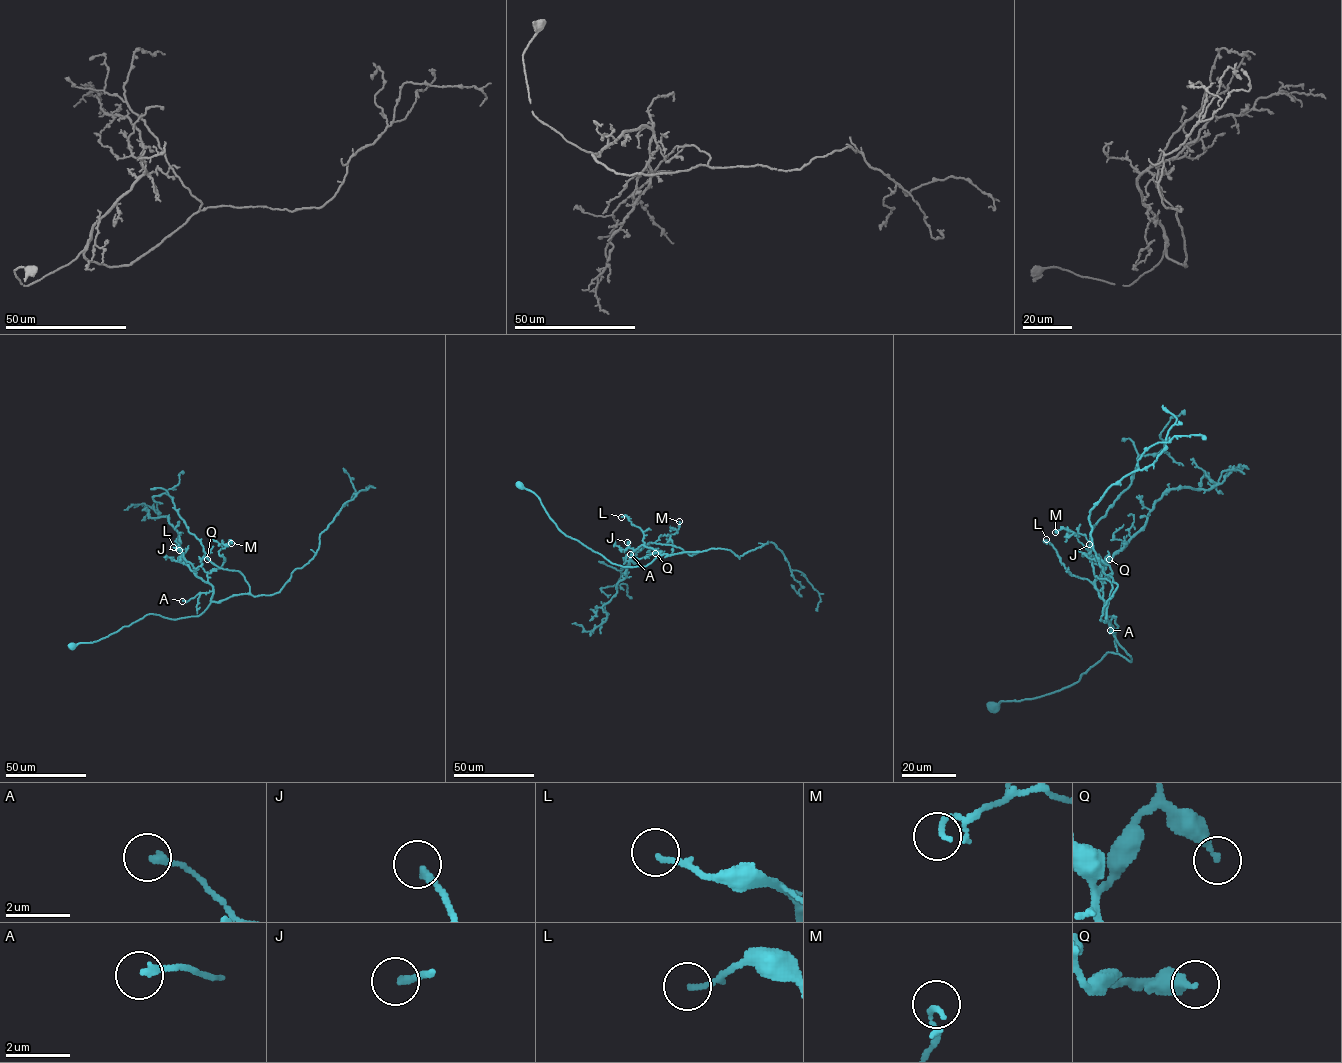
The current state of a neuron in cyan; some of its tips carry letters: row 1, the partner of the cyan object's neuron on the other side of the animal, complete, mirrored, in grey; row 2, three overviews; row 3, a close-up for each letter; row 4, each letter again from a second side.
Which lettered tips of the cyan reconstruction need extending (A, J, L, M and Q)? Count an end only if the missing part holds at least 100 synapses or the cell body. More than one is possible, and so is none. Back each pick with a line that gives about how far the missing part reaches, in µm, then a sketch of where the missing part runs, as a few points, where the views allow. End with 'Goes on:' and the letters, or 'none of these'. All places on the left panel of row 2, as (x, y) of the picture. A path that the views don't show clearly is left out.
Goes on: none of these

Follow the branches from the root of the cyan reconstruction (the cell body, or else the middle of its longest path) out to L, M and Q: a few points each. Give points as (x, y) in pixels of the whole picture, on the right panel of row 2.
L: (993, 707), (1065, 688), (1107, 652), (1131, 661), (1113, 635), (1098, 591), (1087, 579), (1070, 574), (1046, 539)
M: (993, 707), (1065, 688), (1107, 652), (1131, 661), (1106, 617), (1109, 566), (1084, 553), (1085, 535), (1055, 532)
Q: (993, 707), (1065, 688), (1107, 652), (1131, 661), (1106, 617), (1101, 575), (1109, 559)

